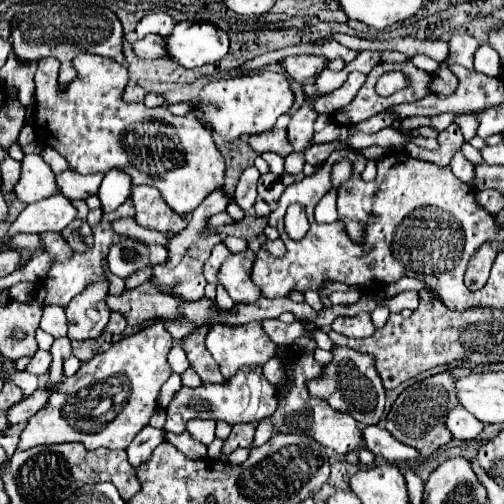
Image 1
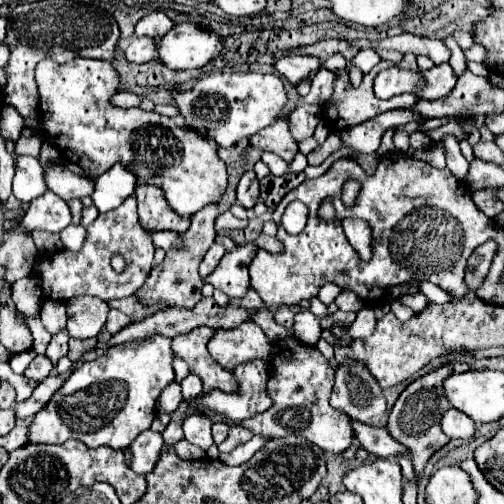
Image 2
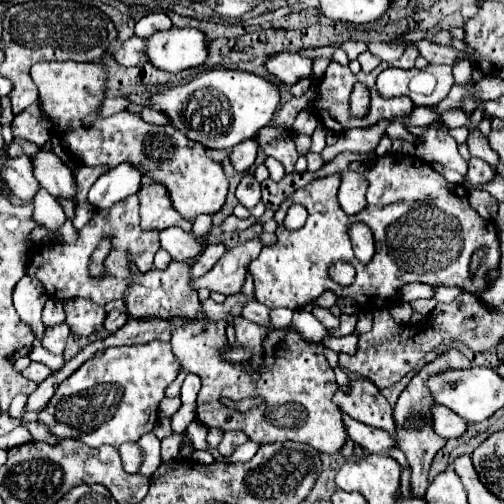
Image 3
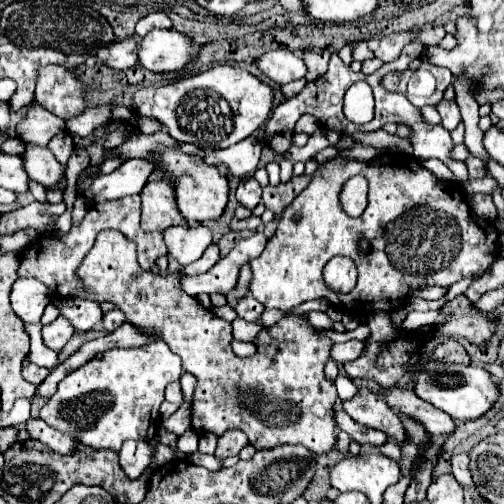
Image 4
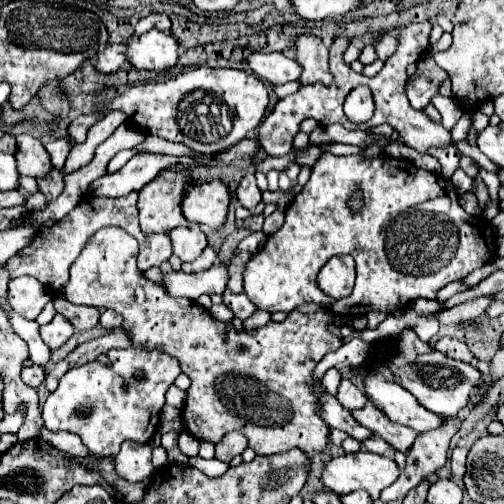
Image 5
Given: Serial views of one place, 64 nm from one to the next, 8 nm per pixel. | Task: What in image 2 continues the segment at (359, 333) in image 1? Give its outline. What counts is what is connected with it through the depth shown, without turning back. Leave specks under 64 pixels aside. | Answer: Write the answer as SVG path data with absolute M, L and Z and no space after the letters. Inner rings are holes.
M362 308L354 320L354 324L348 328L348 330L342 330L340 326L334 326L332 332L336 336L352 336L352 338L364 338L364 336L370 336L372 330L376 328L376 316L374 316L374 310L372 308Z

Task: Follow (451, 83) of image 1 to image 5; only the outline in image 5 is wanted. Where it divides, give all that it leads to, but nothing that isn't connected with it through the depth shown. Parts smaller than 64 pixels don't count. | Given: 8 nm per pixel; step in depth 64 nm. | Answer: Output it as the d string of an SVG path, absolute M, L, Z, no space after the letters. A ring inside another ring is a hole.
M430 56L418 60L418 70L414 78L406 82L406 94L412 108L424 110L430 104L430 98L438 94L438 86L446 76L448 74Z

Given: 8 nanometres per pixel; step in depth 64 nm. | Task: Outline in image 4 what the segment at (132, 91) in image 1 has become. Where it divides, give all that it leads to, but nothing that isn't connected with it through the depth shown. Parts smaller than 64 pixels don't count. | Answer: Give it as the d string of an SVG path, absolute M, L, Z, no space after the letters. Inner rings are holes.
M102 104L102 106L98 106L98 108L88 108L88 110L84 110L80 116L68 120L66 130L68 130L72 136L86 138L96 126L106 124L108 118L110 118L110 106L108 106L108 104Z

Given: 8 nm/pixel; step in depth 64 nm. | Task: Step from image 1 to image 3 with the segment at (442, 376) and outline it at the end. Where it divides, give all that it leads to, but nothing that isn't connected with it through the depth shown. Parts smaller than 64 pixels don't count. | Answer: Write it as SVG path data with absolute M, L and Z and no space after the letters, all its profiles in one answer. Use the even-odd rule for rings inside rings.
M446 350L444 354L440 354L436 360L428 362L422 370L416 372L416 376L410 380L410 384L406 386L406 390L402 392L402 396L398 398L396 406L394 406L394 420L396 420L396 434L398 434L398 446L400 450L406 454L408 458L408 464L411 468L410 486L414 498L423 498L425 492L429 486L428 474L430 472L430 464L436 456L436 452L446 444L444 438L440 438L434 430L432 430L432 420L430 420L430 412L428 408L432 404L436 404L432 400L432 396L428 394L424 382L428 380L428 376L432 372L442 372L442 370L448 370L448 368L470 368L470 360L458 352L458 350Z

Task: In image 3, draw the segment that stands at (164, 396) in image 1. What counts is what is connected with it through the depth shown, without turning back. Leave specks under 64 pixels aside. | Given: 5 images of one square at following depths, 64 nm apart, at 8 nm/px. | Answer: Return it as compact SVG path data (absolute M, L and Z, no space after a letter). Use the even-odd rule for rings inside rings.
M164 398L160 402L160 416L172 416L180 408L180 398Z

